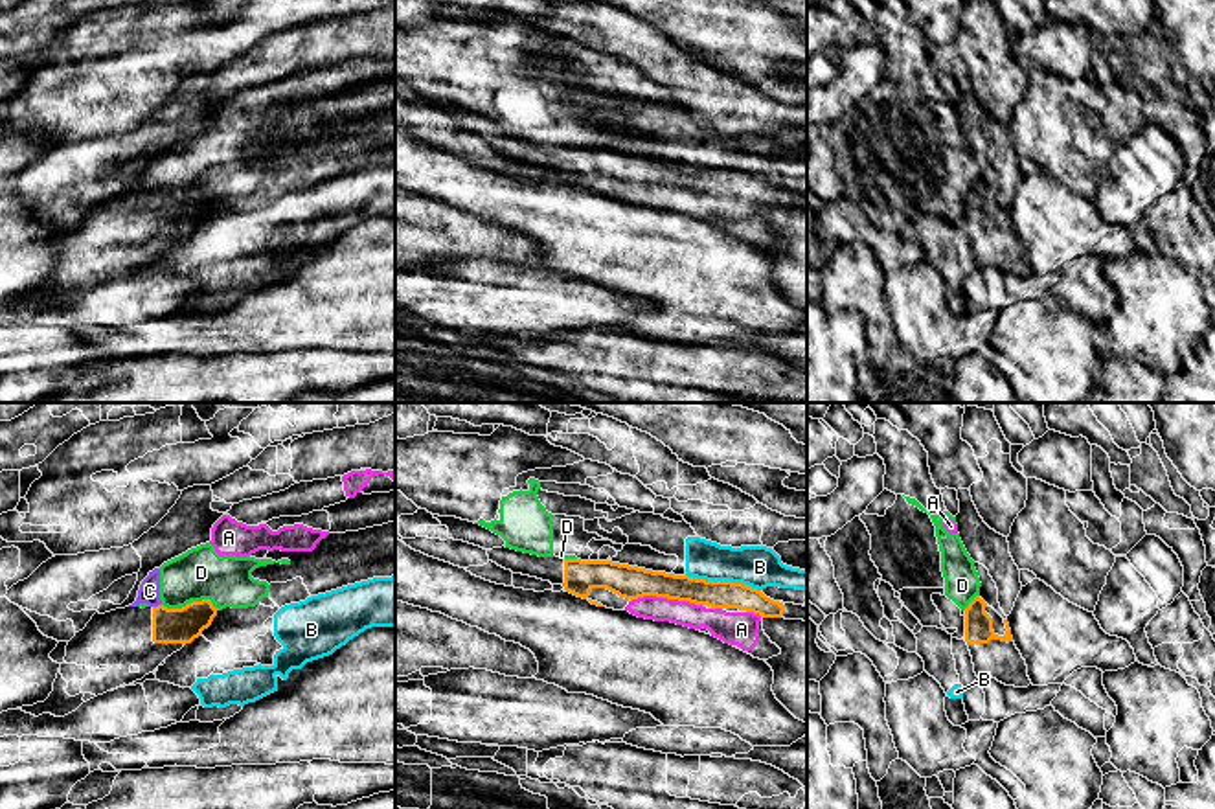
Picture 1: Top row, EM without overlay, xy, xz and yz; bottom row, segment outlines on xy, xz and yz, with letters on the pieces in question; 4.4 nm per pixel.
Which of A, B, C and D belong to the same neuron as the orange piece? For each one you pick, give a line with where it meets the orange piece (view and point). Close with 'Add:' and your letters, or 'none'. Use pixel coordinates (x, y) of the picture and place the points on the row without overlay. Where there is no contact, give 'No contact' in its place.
Add: none

